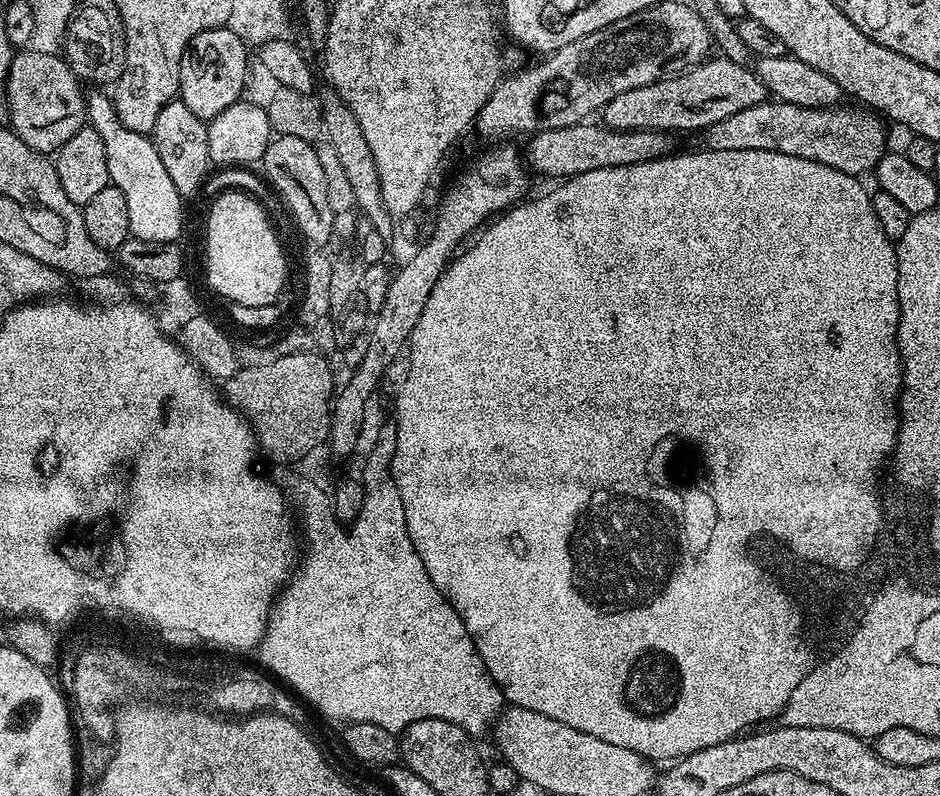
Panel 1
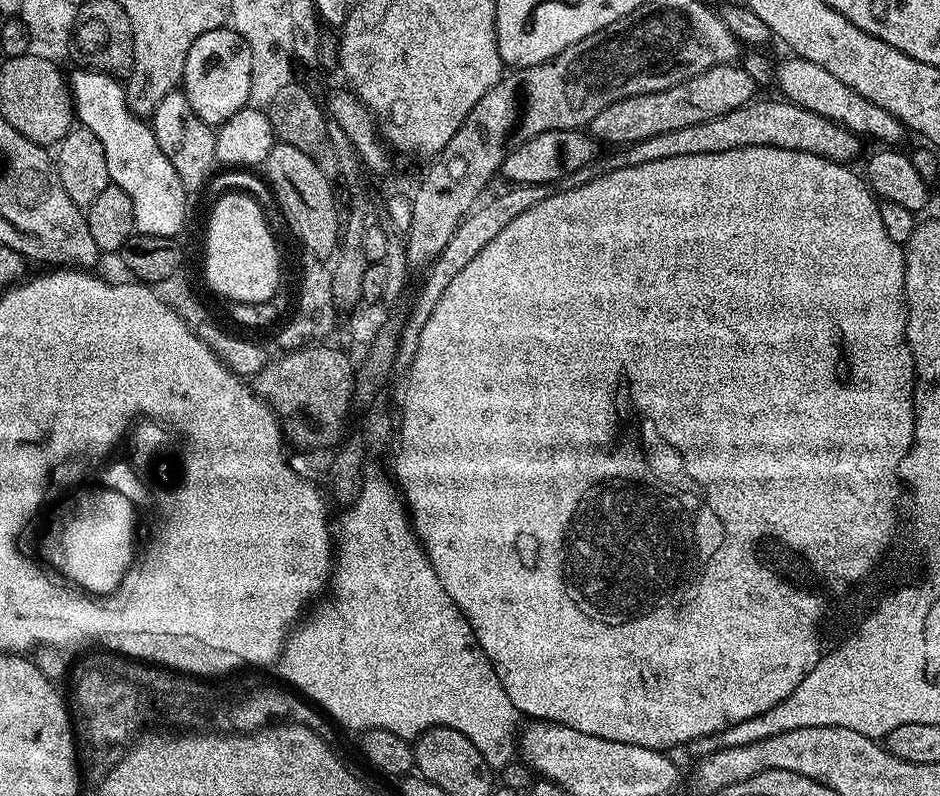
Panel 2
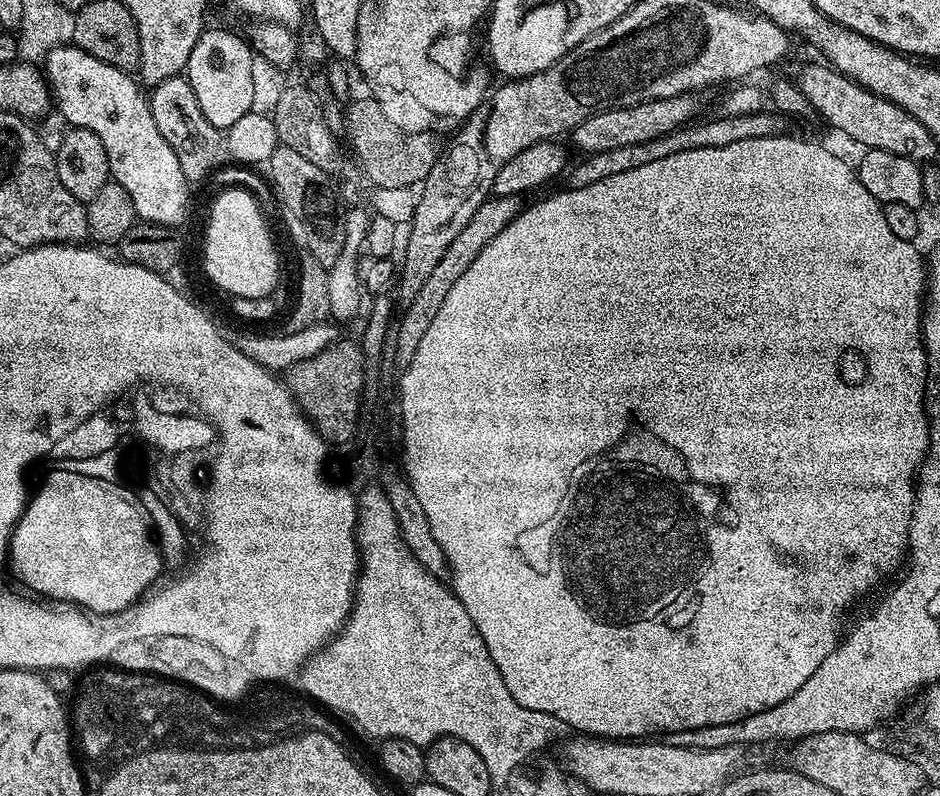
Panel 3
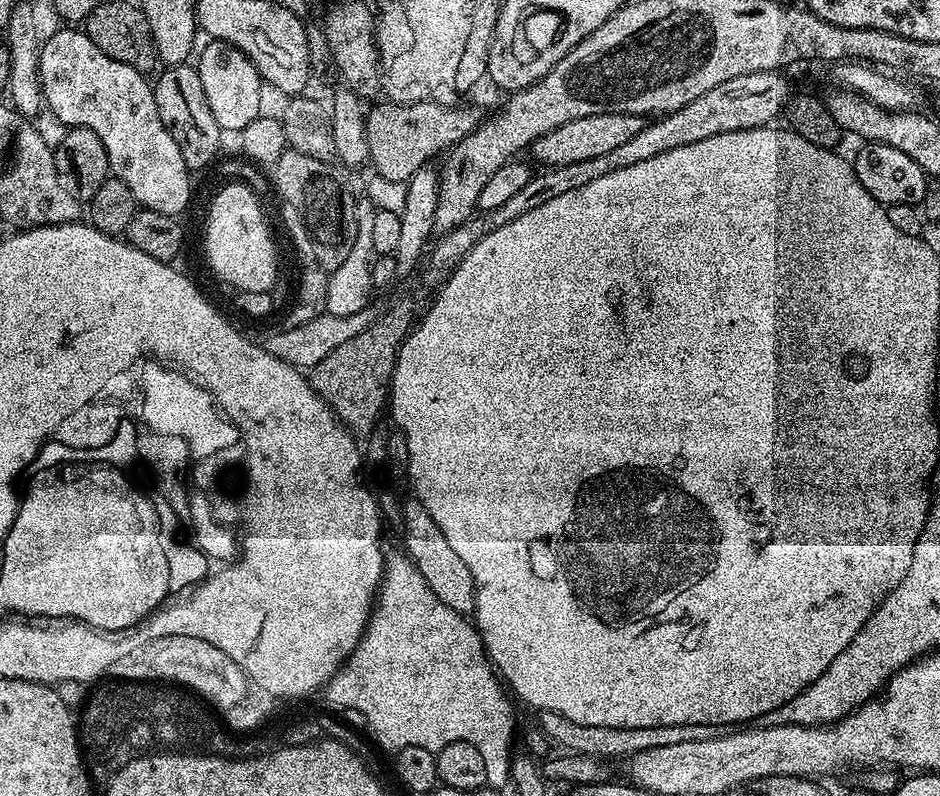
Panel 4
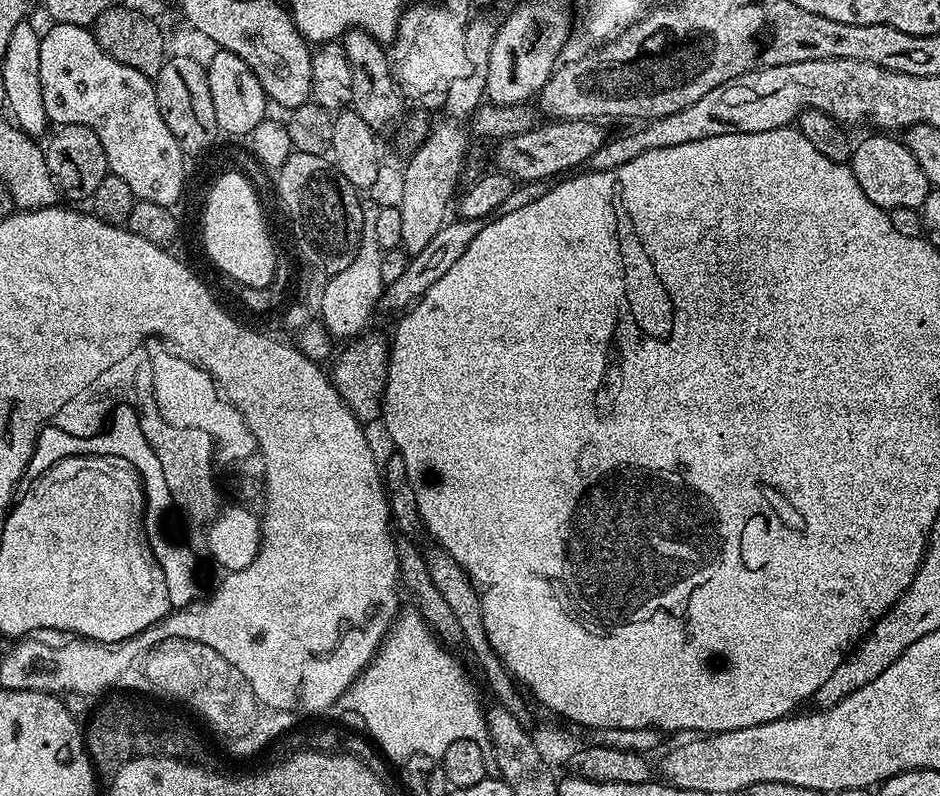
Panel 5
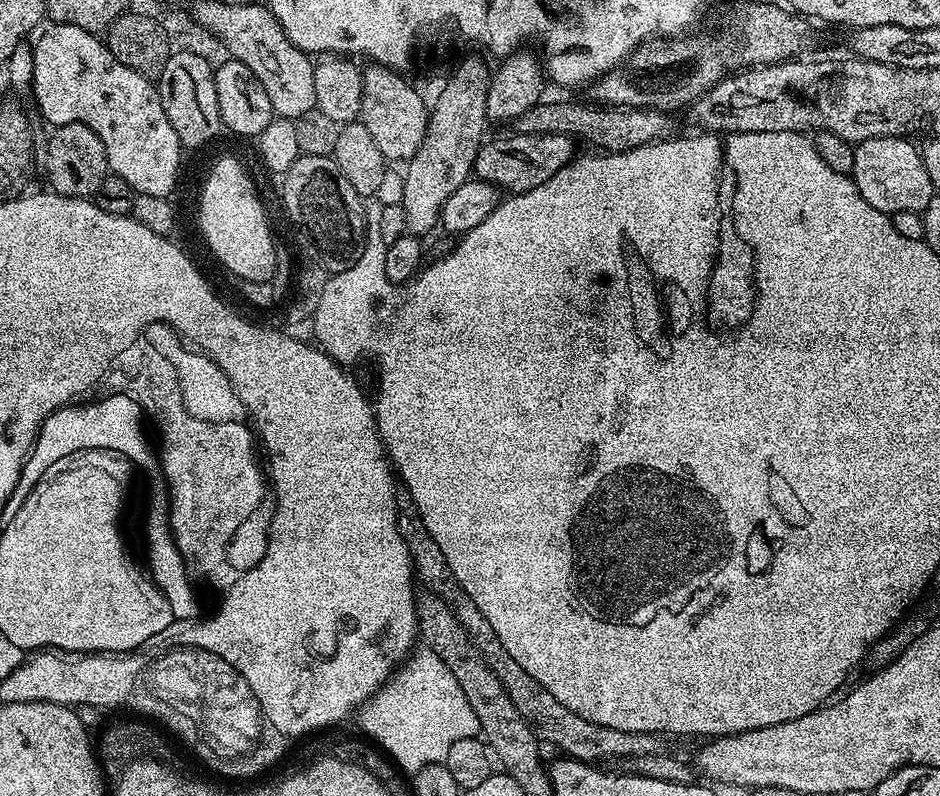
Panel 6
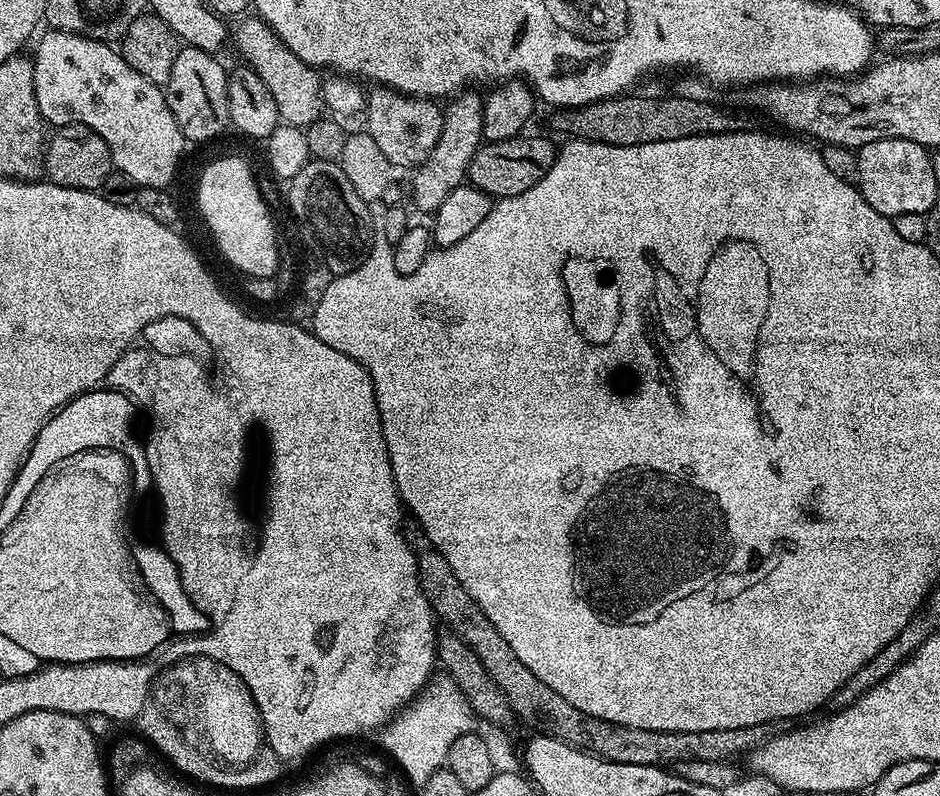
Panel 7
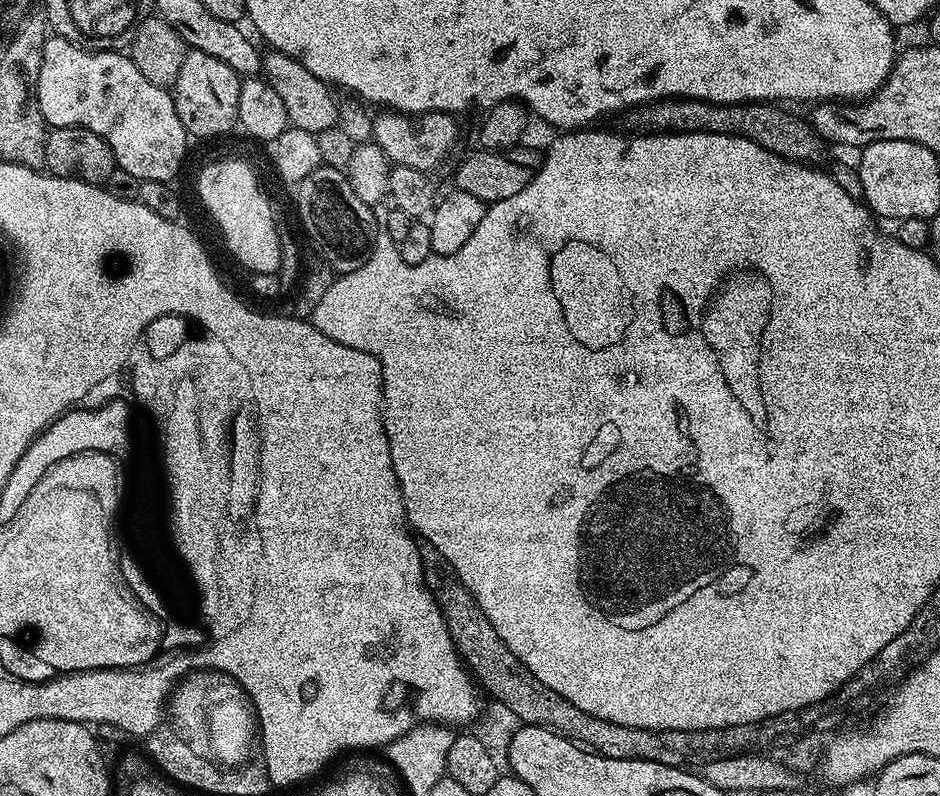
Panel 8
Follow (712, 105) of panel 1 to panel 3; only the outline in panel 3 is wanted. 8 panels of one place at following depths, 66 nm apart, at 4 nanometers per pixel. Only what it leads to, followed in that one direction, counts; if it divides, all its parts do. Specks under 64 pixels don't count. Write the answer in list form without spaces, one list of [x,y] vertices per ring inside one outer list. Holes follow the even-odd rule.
[[[683,92],[674,98],[662,98],[650,102],[638,102],[625,108],[611,108],[594,114],[573,128],[570,139],[581,148],[584,154],[613,150],[618,146],[634,146],[635,143],[650,142],[680,127],[689,125],[697,119],[700,112],[700,100],[696,92]]]

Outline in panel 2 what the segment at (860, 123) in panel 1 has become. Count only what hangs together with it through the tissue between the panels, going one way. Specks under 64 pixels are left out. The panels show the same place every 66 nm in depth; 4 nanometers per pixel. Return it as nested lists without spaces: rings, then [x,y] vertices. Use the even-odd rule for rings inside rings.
[[[782,98],[776,100],[753,100],[749,104],[732,110],[718,118],[706,122],[695,123],[682,127],[681,130],[666,131],[654,138],[644,139],[640,143],[625,145],[611,151],[612,154],[599,155],[584,167],[579,167],[571,174],[556,179],[552,183],[540,184],[540,192],[544,197],[554,197],[568,190],[577,189],[602,173],[612,173],[614,170],[626,169],[630,166],[644,165],[646,162],[660,161],[662,158],[681,157],[687,154],[714,154],[725,150],[734,150],[742,146],[778,146],[784,149],[794,149],[804,153],[818,154],[836,163],[851,163],[860,152],[861,141],[852,132],[846,131],[832,120],[822,118],[805,108],[798,107]]]

